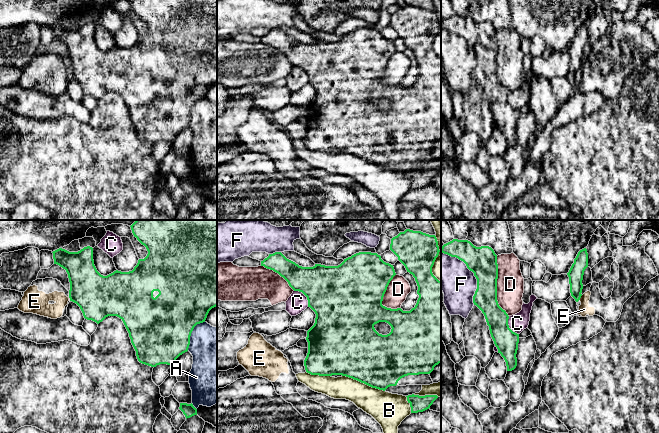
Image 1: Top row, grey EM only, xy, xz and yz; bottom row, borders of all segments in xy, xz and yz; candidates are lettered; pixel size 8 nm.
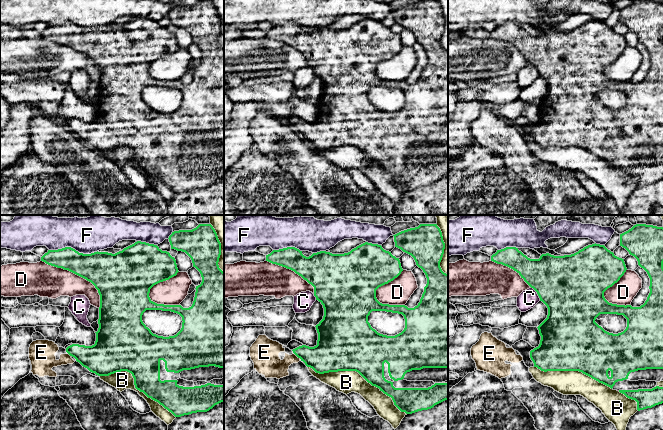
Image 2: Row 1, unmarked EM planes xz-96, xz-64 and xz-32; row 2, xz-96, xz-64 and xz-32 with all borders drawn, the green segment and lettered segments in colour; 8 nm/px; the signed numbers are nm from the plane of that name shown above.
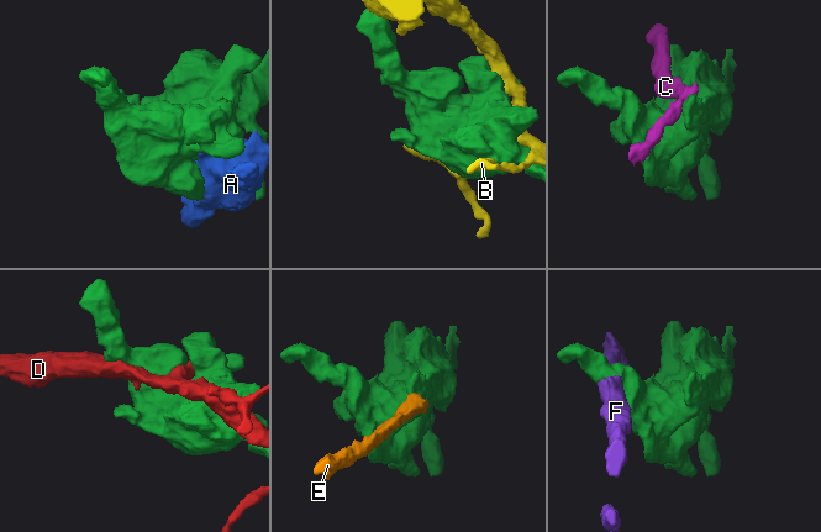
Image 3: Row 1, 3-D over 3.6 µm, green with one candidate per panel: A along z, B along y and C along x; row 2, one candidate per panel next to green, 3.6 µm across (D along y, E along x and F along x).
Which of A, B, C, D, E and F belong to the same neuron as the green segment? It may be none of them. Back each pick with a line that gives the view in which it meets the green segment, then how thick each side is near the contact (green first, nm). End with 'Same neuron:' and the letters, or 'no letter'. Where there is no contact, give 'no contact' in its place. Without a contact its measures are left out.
Same neuron: no letter

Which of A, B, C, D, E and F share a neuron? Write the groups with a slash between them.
A / B / C / D / E / F

